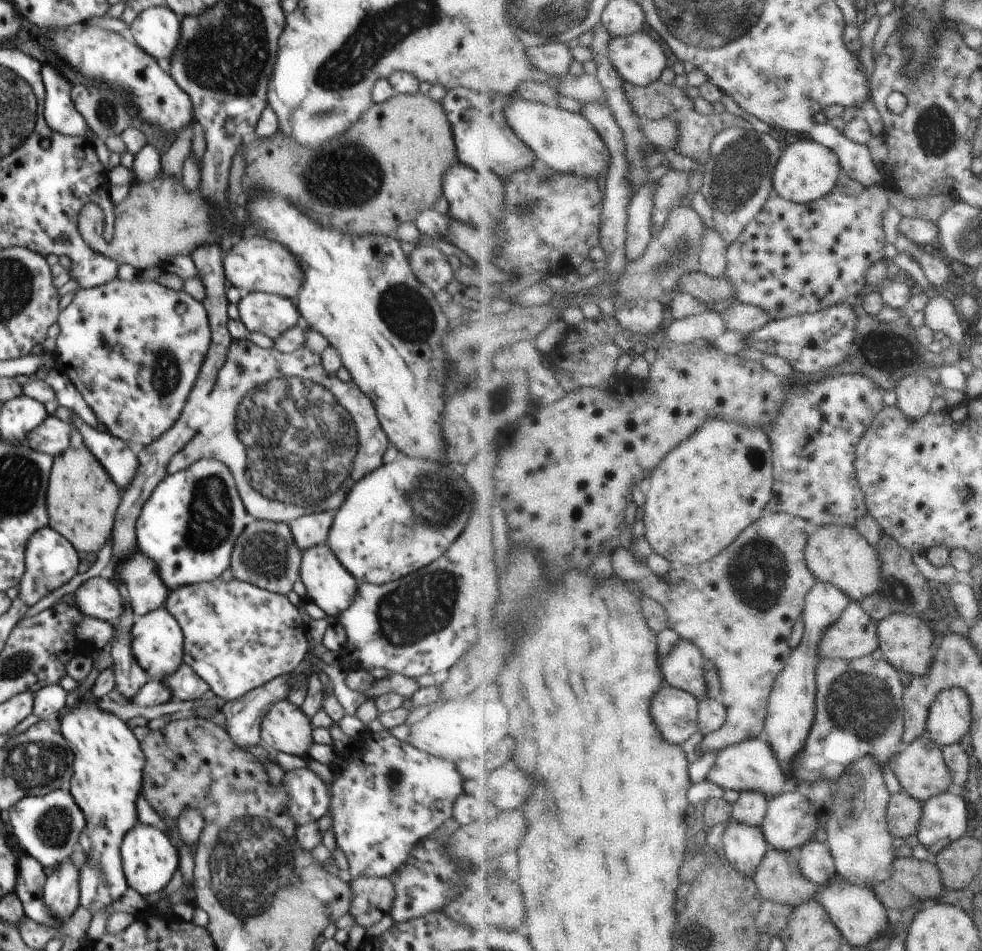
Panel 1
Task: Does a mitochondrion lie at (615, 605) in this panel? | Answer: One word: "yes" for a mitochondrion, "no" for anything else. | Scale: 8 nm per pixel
yes

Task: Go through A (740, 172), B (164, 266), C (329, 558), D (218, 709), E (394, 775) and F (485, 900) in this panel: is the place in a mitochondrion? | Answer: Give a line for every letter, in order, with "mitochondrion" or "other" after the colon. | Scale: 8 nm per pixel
A: mitochondrion
B: other
C: other
D: other
E: mitochondrion
F: other

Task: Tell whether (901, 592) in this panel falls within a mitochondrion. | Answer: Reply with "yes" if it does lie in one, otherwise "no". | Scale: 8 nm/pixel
yes

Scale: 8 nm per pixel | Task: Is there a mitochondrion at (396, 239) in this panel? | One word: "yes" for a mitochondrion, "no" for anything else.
no

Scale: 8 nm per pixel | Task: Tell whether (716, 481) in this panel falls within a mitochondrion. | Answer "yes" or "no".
no

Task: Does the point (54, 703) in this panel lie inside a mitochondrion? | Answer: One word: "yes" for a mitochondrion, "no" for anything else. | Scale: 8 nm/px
no

